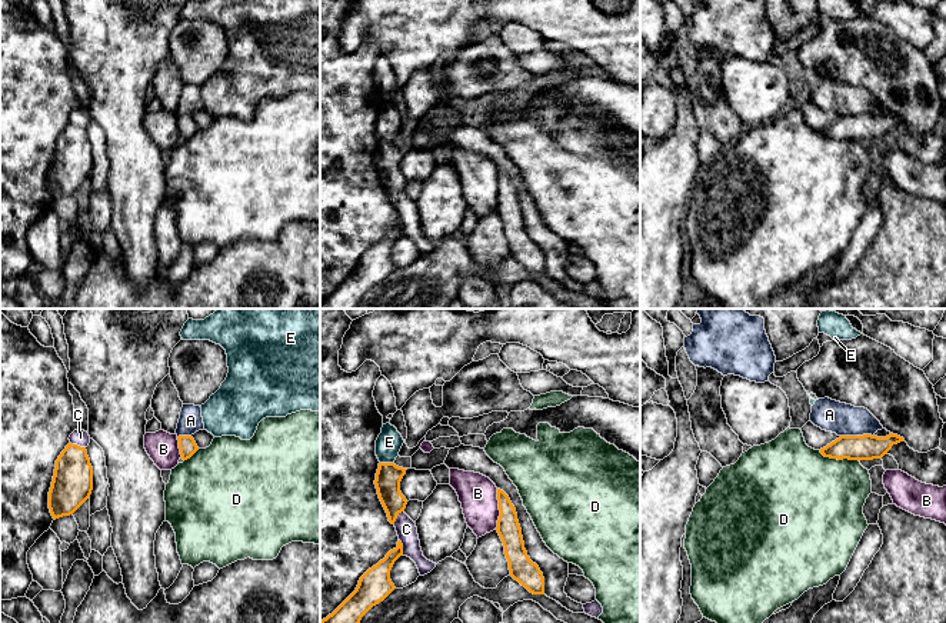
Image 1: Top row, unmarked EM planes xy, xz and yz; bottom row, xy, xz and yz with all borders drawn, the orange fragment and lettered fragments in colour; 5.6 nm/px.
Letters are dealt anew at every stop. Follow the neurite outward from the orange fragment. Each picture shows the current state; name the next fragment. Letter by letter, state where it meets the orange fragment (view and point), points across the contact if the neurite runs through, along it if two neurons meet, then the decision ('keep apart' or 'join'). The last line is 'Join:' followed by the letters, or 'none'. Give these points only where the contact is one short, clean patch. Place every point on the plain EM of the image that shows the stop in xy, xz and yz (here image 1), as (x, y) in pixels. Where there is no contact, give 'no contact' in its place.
A: contact yz (856, 116); border yz (873, 115), (840, 116); keep apart
B: contact xz (499, 189); keep apart
C: contact xz (396, 197); keep apart
D: contact yz (839, 139); keep apart
E: contact xz (387, 143); keep apart
Join: none

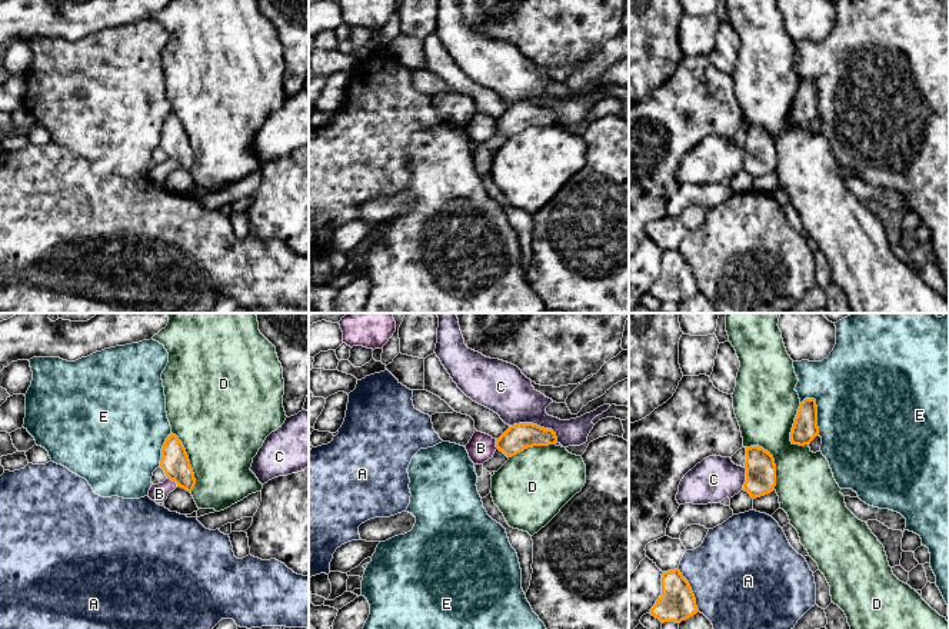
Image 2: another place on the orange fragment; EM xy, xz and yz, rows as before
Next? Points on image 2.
A: contact yz (691, 270); keep apart
B: contact xy (173, 160); border xy (167, 157), (177, 165); keep apart
C: contact xz (536, 105); border xz (510, 105), (536, 103), (549, 107), (558, 122); keep apart
D: contact xy (189, 142); keep apart
E: contact yz (816, 92); keep apart
Join: none

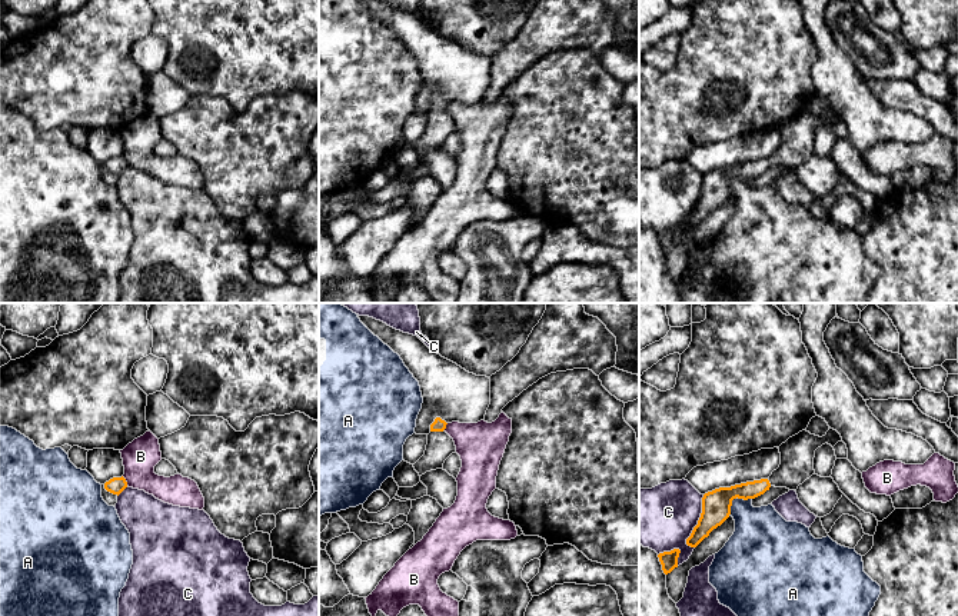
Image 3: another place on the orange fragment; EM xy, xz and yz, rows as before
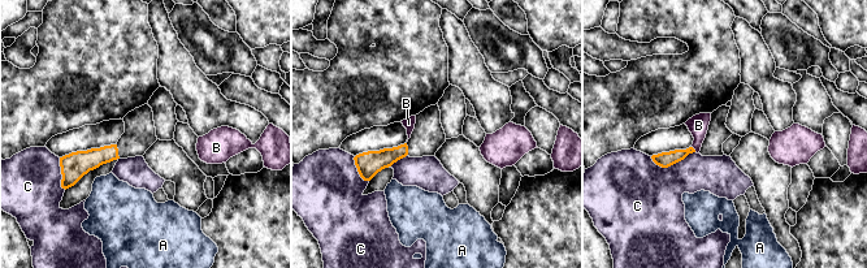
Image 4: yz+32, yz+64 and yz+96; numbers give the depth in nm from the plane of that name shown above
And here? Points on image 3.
A: contact yz (734, 177); keep apart
B: contact xy (125, 160); keep apart
C: contact yz (698, 202); keep apart
Join: none

